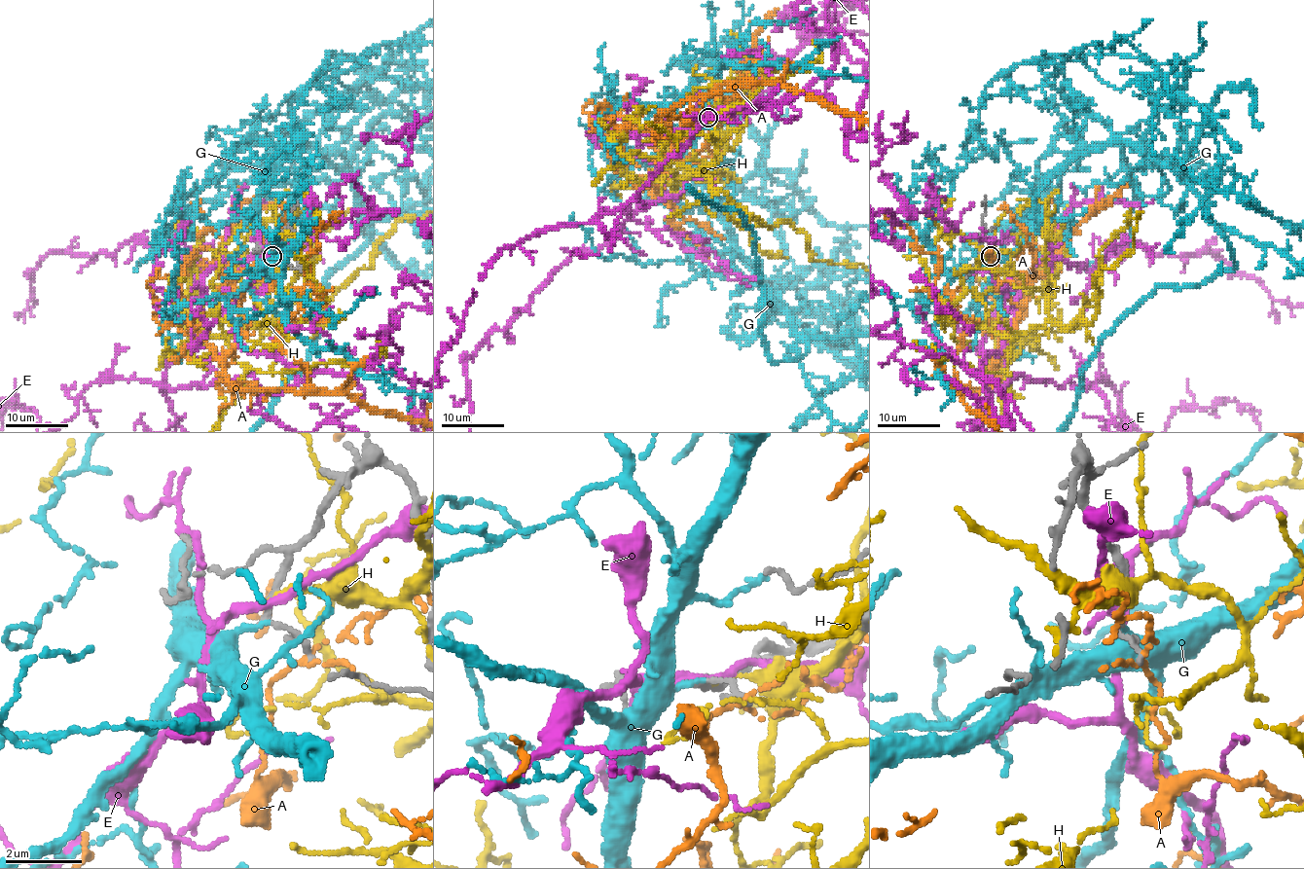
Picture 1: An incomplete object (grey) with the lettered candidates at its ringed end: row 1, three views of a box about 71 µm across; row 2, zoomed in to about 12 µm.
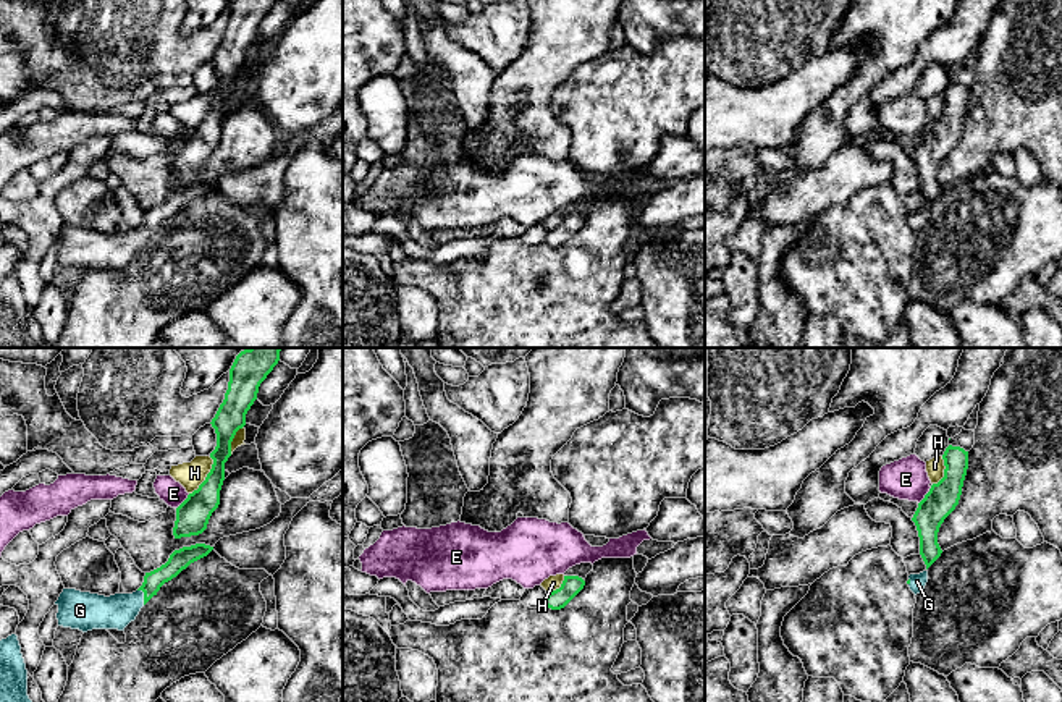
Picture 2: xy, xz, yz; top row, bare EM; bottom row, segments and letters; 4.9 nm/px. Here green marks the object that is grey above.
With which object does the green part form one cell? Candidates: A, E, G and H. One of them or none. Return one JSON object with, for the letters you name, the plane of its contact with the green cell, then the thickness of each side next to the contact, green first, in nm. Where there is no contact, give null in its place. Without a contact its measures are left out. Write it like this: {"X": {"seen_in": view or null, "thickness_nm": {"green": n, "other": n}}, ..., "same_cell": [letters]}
{"G": {"seen_in": "xy", "thickness_nm": {"green": 100, "other": 180}}, "same_cell": ["G"]}

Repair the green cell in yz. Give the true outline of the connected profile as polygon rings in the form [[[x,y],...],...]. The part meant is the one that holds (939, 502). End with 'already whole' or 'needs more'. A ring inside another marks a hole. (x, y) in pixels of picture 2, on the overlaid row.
[[[949,445],[942,455],[944,477],[933,484],[912,518],[920,537],[920,555],[926,569],[941,556],[938,532],[944,519],[959,505],[968,469],[968,451]]]; already whole

